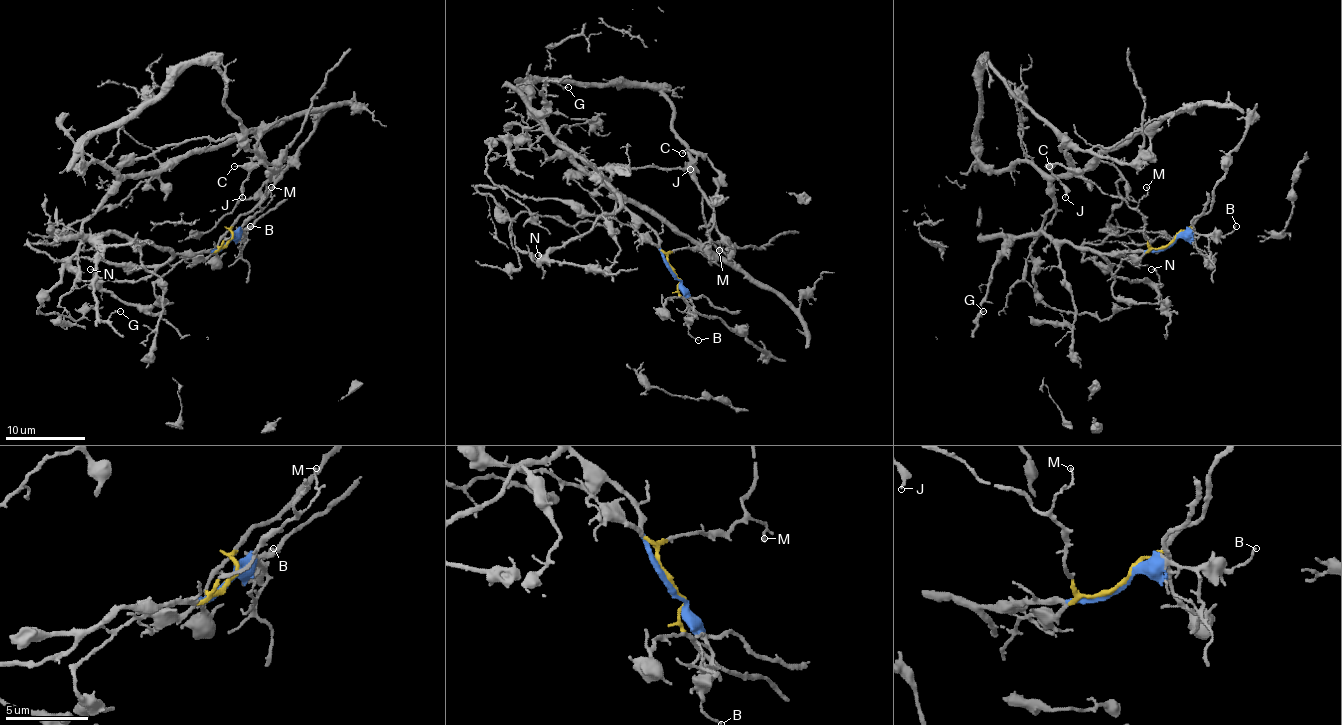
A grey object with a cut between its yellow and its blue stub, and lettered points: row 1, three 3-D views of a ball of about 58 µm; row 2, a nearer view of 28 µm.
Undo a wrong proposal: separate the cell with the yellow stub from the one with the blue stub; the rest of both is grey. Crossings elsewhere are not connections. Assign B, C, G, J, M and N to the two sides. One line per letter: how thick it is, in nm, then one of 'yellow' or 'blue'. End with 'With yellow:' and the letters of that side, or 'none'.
B: 100 nm thick; blue
C: 140 nm thick; yellow
G: 120 nm thick; blue
J: 280 nm thick; yellow
M: 120 nm thick; yellow
N: 190 nm thick; blue
With yellow: C, J, M

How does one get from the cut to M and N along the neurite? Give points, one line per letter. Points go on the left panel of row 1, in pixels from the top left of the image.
M: (225, 243), (219, 249), (225, 239), (233, 237), (265, 207), (271, 199), (271, 187)
N: (225, 243), (212, 251), (182, 253), (136, 281), (94, 283), (90, 269)

